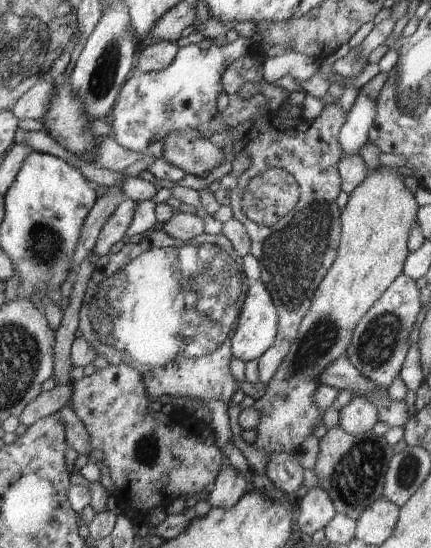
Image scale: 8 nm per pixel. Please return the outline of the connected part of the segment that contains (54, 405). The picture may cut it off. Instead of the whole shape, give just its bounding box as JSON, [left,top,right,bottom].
[19,384,73,426]

